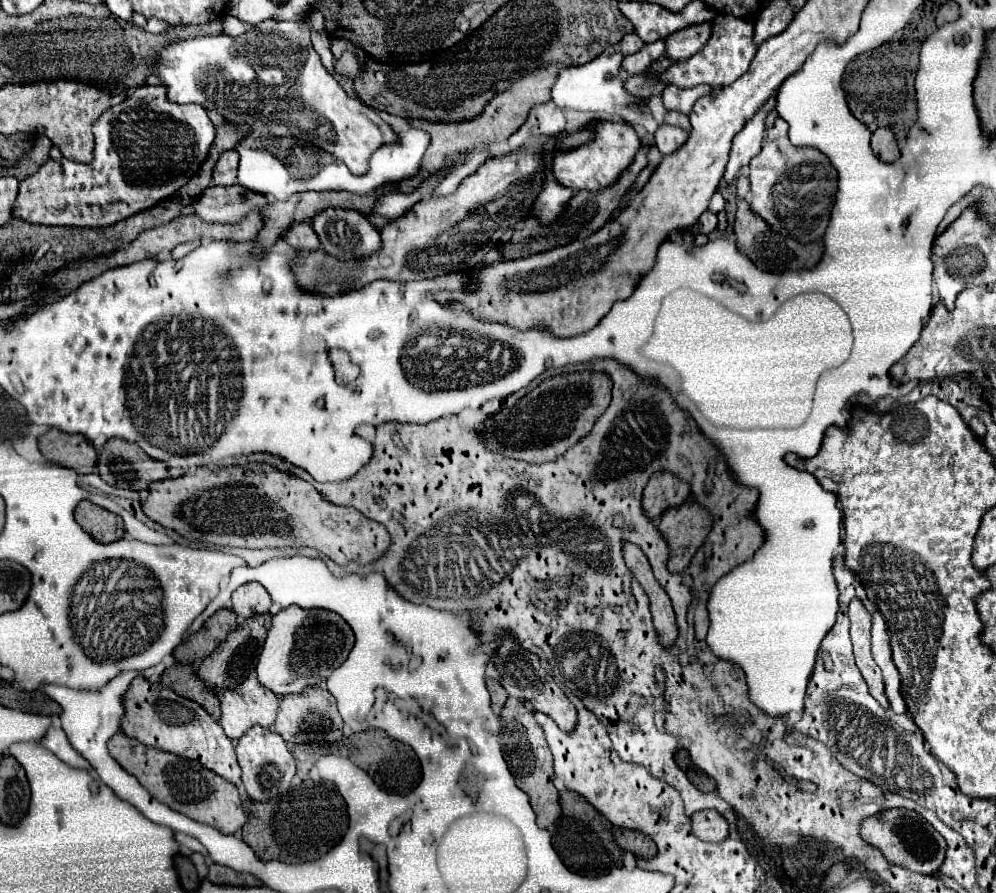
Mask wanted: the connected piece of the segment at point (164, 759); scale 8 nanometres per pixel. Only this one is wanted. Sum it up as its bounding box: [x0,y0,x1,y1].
[109,732,247,834]

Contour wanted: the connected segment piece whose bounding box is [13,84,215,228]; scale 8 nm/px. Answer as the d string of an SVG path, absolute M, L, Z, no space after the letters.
M163 84L139 86L121 104L111 106L93 124L95 134L95 158L91 164L79 164L71 160L49 160L35 174L27 176L19 184L19 196L13 206L13 216L31 224L47 226L111 226L141 210L147 210L161 200L181 190L201 168L209 156L209 148L215 140L215 124L209 120L201 104L175 104L167 98Z

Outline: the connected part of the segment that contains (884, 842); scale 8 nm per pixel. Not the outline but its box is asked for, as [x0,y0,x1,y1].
[859,808,945,874]

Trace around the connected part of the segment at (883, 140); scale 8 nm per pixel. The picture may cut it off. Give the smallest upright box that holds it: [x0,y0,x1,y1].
[871,128,899,162]

